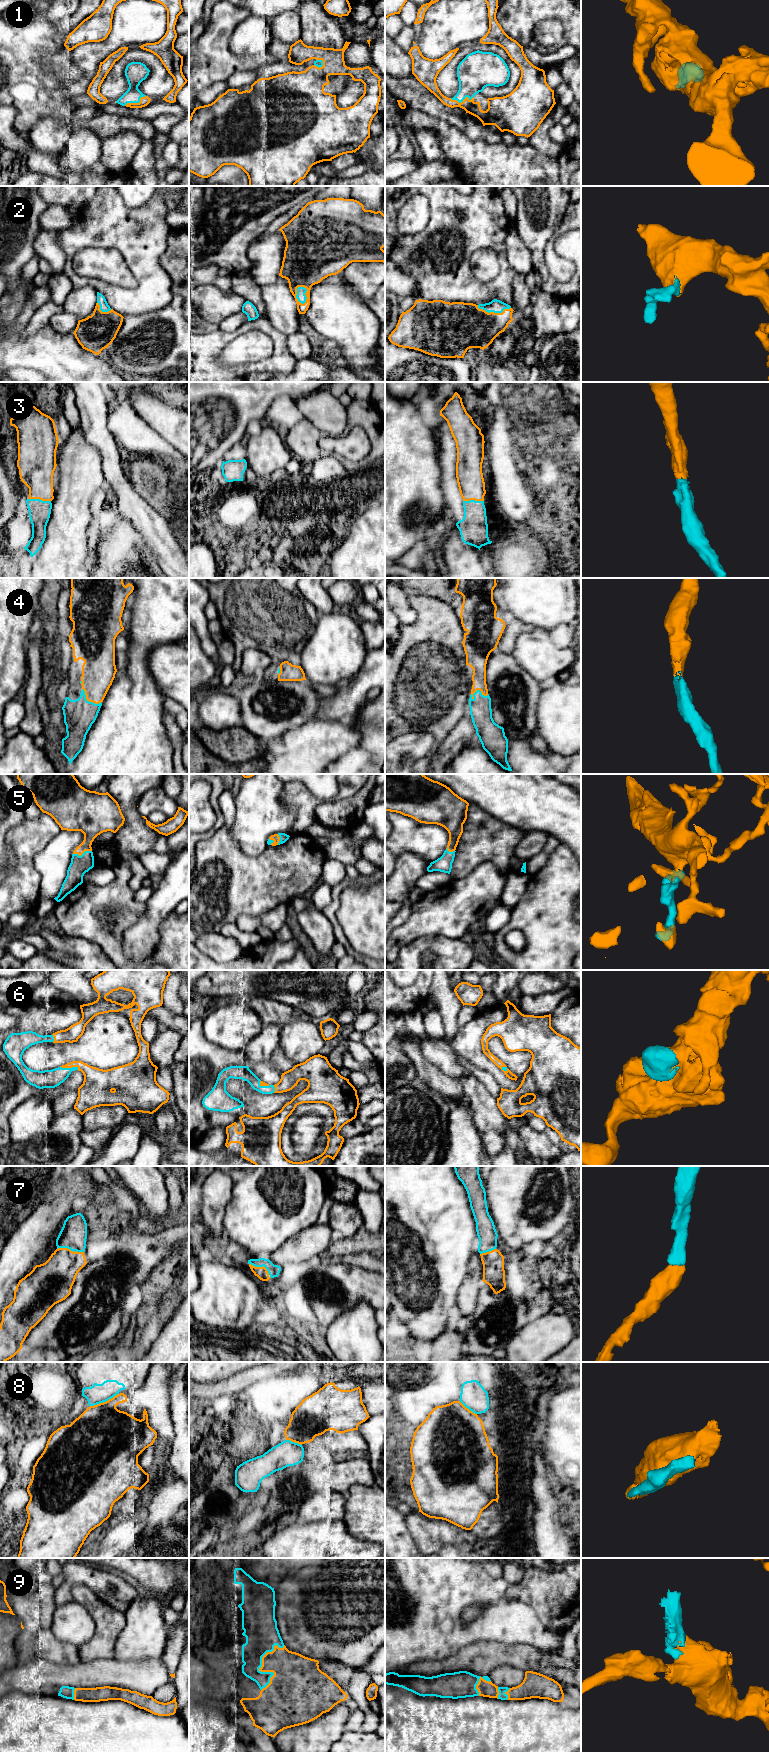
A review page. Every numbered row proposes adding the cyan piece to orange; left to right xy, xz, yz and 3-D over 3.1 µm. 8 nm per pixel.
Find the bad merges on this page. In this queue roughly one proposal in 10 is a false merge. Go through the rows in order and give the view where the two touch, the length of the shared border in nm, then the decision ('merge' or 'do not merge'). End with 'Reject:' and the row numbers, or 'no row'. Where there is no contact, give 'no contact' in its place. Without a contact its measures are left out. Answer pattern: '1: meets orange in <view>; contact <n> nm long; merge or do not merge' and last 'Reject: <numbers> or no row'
1: meets orange in yz; contact 190 nm long; merge
2: meets orange in xz; contact 160 nm long; merge
3: meets orange in xy; contact 190 nm long; merge
4: meets orange in xy; contact 200 nm long; merge
5: meets orange in xy; contact 160 nm long; merge
6: meets orange in xy; contact 150 nm long; merge
7: meets orange in xy; contact 220 nm long; merge
8: meets orange in xy; contact 260 nm long; merge
9: meets orange in xz; contact 420 nm long; merge
Reject: no row

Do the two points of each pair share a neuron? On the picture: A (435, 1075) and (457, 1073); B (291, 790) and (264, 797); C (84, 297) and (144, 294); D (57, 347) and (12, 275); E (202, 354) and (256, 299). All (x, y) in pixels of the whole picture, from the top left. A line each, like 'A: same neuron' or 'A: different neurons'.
A: different neurons
B: different neurons
C: different neurons
D: same neuron
E: different neurons

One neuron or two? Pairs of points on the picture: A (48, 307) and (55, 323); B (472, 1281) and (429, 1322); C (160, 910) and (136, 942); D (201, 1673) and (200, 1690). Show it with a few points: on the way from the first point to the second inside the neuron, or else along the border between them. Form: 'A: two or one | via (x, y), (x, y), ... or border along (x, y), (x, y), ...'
A: two | border along (64, 310), (56, 313), (48, 324)
B: two | border along (466, 1273), (460, 1286), (456, 1303)
C: one | via (152, 918), (144, 934)
D: one | via (200, 1677), (200, 1686)

